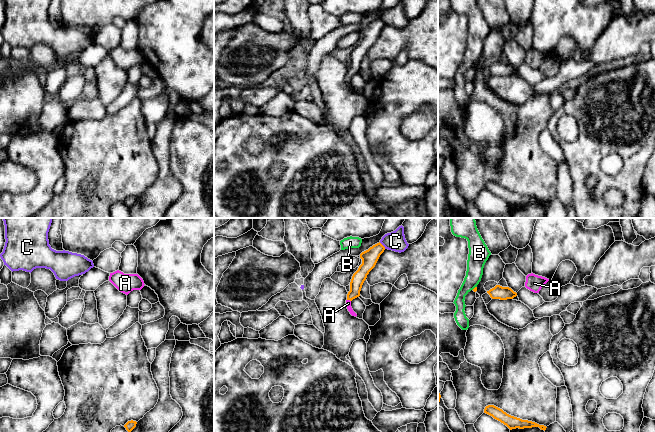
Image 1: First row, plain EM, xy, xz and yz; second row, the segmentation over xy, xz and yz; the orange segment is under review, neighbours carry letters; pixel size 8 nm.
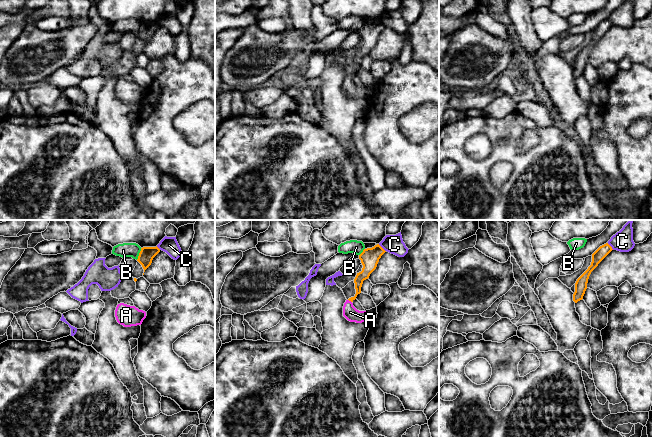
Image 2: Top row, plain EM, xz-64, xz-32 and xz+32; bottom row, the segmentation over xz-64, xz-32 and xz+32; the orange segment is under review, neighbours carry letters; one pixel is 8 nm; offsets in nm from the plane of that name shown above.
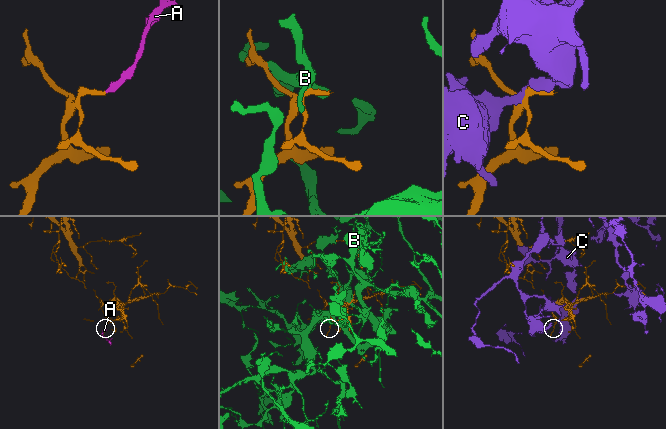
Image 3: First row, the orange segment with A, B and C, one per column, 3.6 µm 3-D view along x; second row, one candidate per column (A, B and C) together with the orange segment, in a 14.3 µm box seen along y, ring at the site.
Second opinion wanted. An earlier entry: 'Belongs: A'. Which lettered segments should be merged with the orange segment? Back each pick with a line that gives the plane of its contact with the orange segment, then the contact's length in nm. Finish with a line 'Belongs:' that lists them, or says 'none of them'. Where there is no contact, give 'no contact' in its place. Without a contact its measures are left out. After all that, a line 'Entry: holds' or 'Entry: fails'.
A: xz | 40 nm
Belongs: A
Entry: holds

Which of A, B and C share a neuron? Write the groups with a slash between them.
A / B / C

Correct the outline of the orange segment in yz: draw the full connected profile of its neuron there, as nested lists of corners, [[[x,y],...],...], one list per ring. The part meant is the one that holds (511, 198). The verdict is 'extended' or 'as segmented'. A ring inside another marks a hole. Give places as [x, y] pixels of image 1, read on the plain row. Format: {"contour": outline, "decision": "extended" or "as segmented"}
{"contour": [[[488,181],[484,185],[484,189],[492,192],[494,195],[500,197],[504,201],[506,201],[510,206],[512,205],[524,205],[524,204],[532,204],[532,203],[539,203],[541,206],[546,206],[546,202],[539,201],[535,198],[528,197],[528,196],[522,196],[520,194],[511,192],[504,188],[502,185],[494,182],[494,181]]], "decision": "as segmented"}

